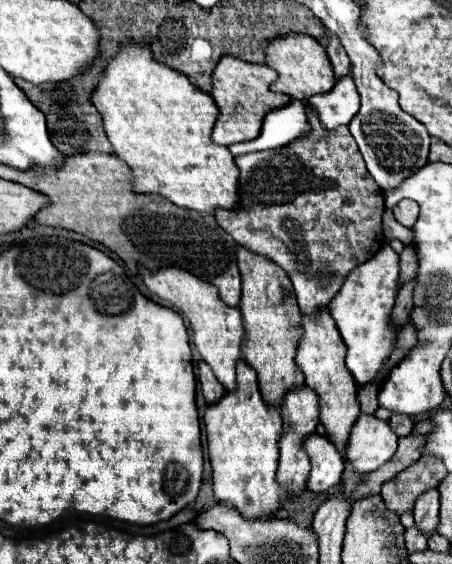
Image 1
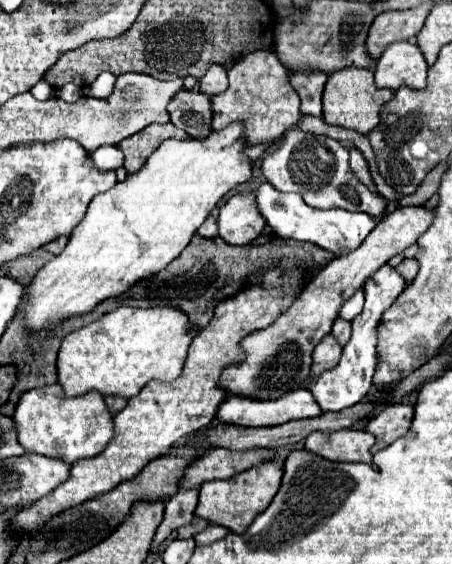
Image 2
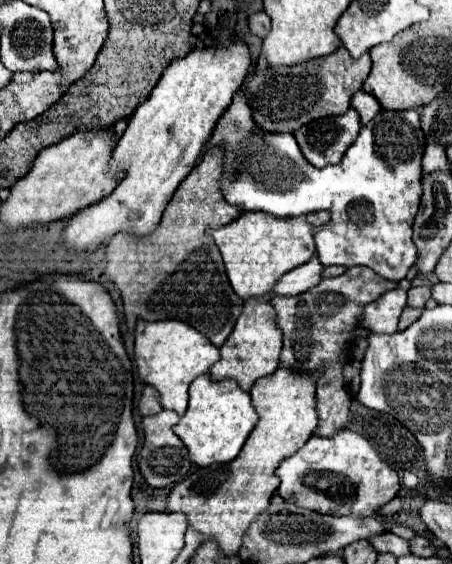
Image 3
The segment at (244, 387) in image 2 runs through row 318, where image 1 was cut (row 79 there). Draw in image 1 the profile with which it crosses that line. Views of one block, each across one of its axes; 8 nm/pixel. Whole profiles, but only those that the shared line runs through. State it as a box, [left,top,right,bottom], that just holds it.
[266,34,336,100]

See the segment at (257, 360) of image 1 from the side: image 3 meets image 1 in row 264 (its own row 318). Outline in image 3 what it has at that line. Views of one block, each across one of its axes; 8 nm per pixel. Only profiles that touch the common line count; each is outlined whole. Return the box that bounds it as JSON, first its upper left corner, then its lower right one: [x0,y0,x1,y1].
[210,298,282,390]

